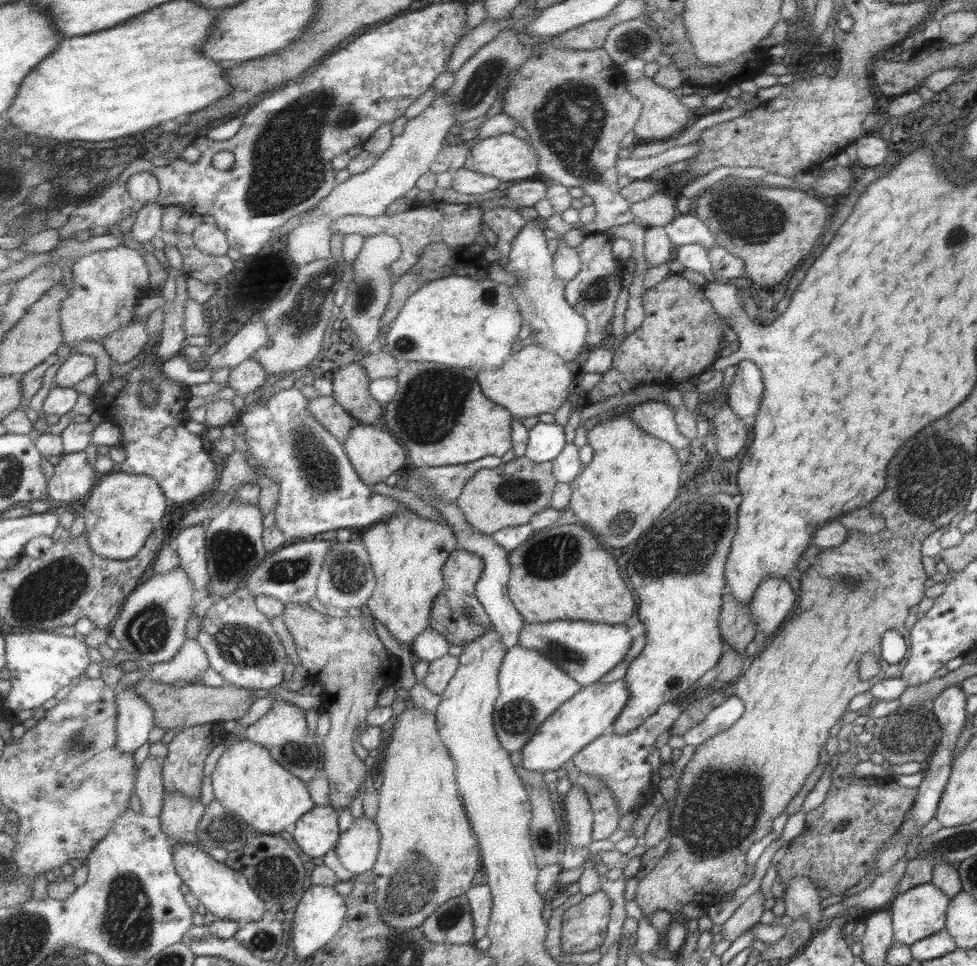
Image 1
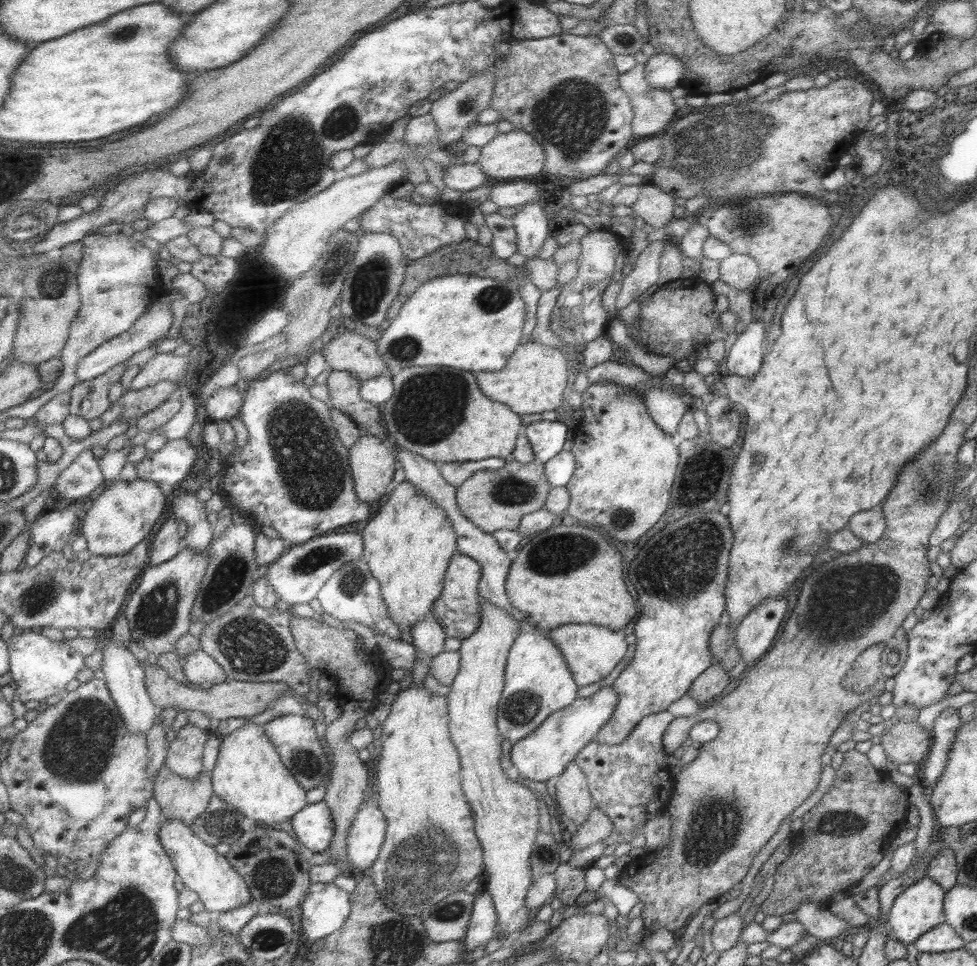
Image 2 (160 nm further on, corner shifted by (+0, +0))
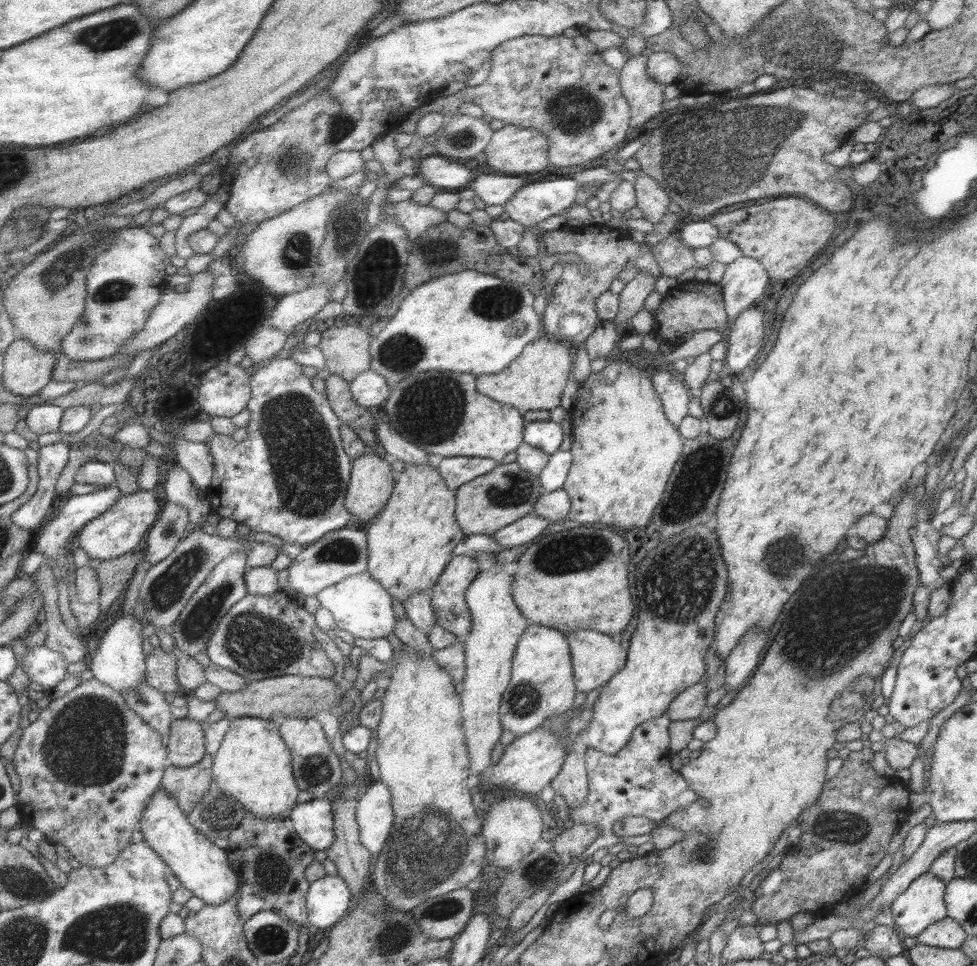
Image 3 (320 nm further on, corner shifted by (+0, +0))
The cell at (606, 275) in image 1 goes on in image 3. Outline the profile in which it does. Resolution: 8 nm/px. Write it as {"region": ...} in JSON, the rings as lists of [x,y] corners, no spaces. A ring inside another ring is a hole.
{"region":[[[560,223],[554,230],[541,231],[538,241],[545,245],[547,256],[573,253],[577,255],[578,260],[584,261],[589,266],[587,275],[581,276],[574,263],[559,263],[564,265],[563,273],[553,287],[551,301],[546,301],[541,316],[542,327],[547,335],[570,346],[583,343],[600,321],[595,313],[595,299],[602,292],[608,290],[611,281],[626,266],[635,267],[638,272],[653,275],[655,279],[661,276],[659,266],[657,266],[657,261],[653,260],[652,250],[649,250],[649,246],[644,242],[633,242],[629,237],[627,238],[627,235],[629,235],[629,230],[625,229],[611,228],[595,234],[593,228],[570,227],[563,223]]]}

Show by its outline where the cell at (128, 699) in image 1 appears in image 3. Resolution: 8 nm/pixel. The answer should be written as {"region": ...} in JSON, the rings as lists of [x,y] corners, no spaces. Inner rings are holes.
{"region":[[[131,613],[121,615],[107,627],[87,658],[87,668],[95,679],[119,692],[136,687],[141,681],[145,681],[146,664],[141,651],[141,629],[144,625],[143,619],[137,619]]]}

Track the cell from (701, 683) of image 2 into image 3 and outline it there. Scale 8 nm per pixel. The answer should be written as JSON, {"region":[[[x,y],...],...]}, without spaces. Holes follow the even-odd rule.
{"region":[[[704,682],[682,690],[666,708],[666,716],[669,721],[694,720],[700,716],[701,709],[704,706],[705,696],[708,690],[705,690]]]}

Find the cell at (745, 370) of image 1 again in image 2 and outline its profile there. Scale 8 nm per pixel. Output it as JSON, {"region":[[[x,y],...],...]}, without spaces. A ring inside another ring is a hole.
{"region":[[[750,322],[736,336],[729,351],[721,362],[721,370],[725,374],[747,376],[751,378],[761,364],[761,350],[765,344],[766,332],[761,322]]]}

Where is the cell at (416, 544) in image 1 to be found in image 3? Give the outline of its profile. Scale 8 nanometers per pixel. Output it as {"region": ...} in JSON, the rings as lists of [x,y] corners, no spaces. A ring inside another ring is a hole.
{"region":[[[428,463],[404,464],[403,469],[395,474],[392,491],[386,505],[363,528],[368,546],[366,571],[401,603],[408,599],[407,596],[411,593],[426,591],[435,584],[451,558],[451,549],[464,537],[455,520],[455,505],[454,491],[447,488],[437,469],[432,468]]]}

